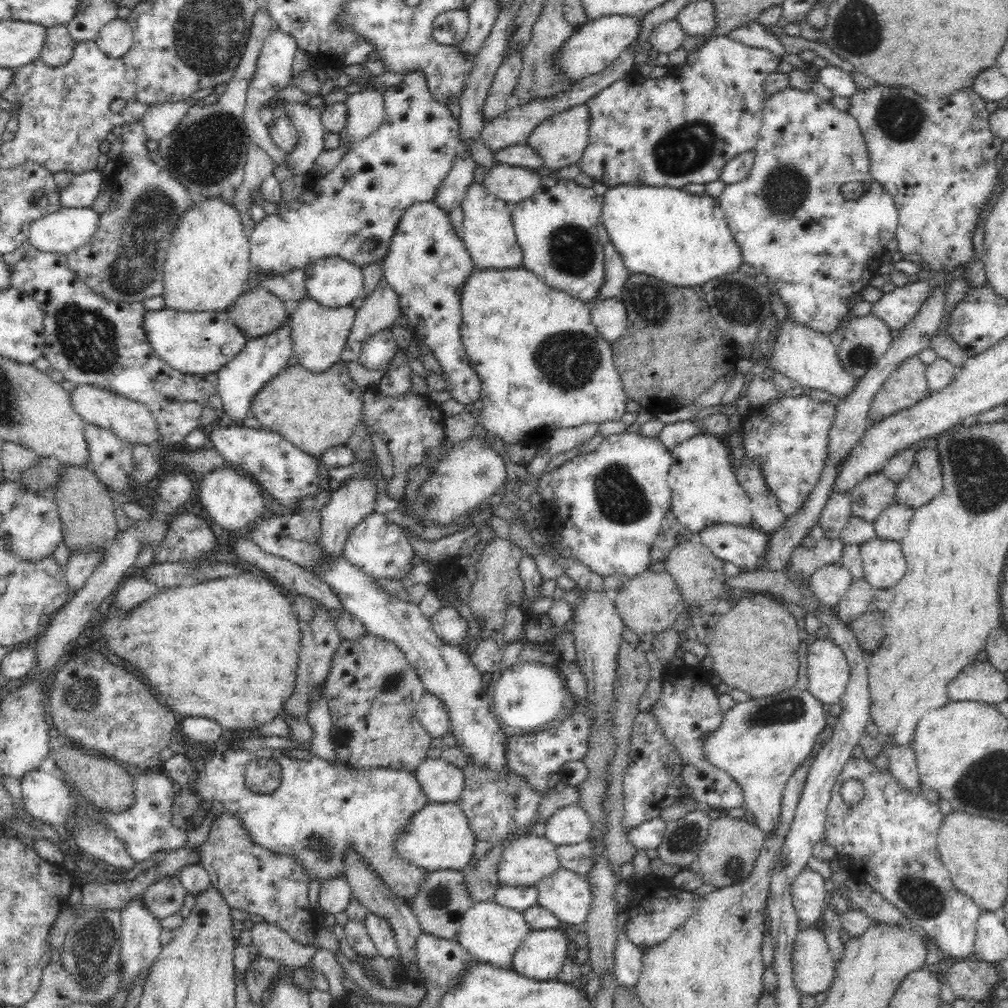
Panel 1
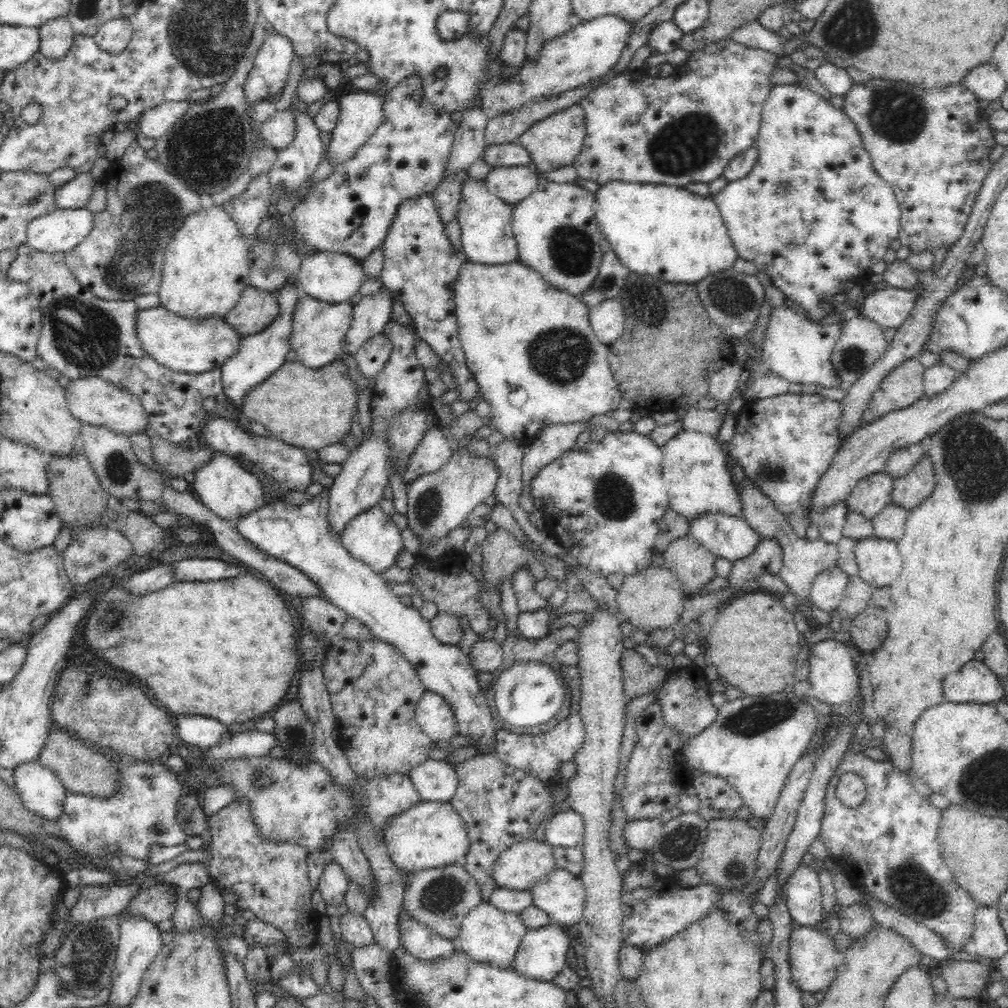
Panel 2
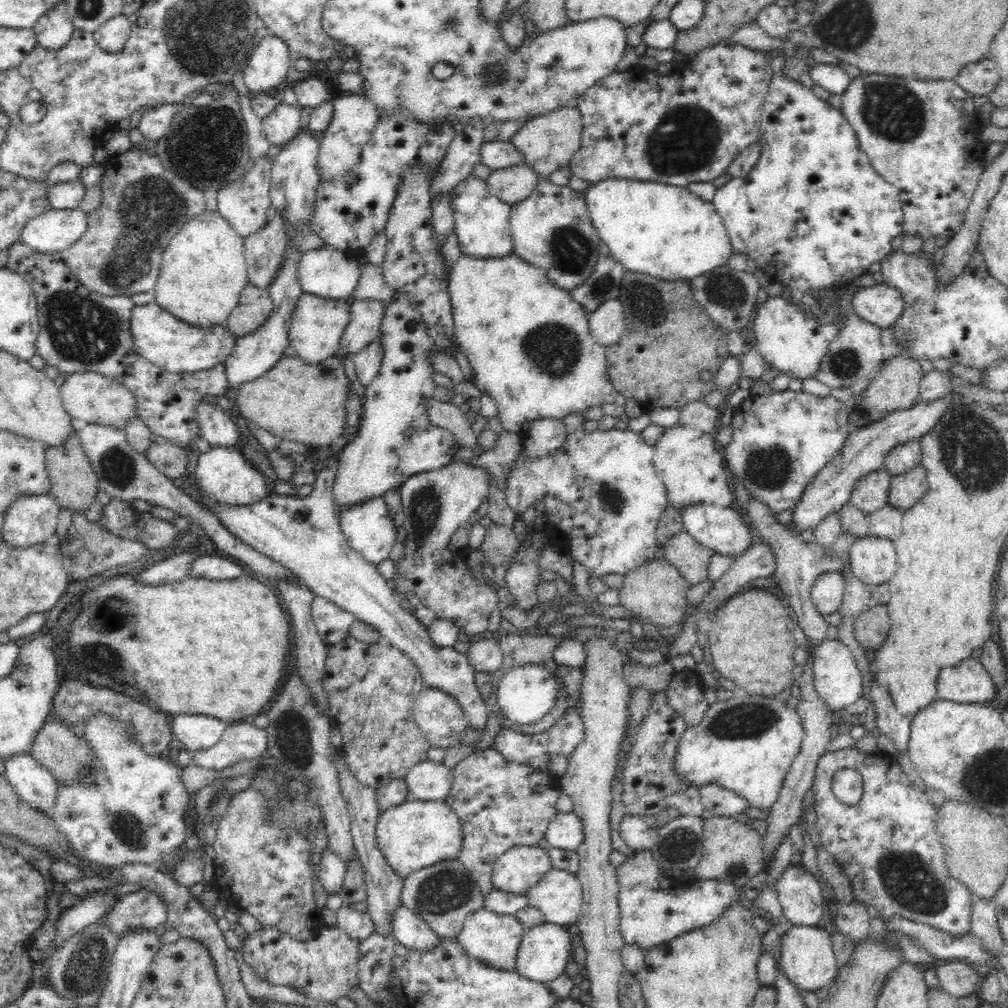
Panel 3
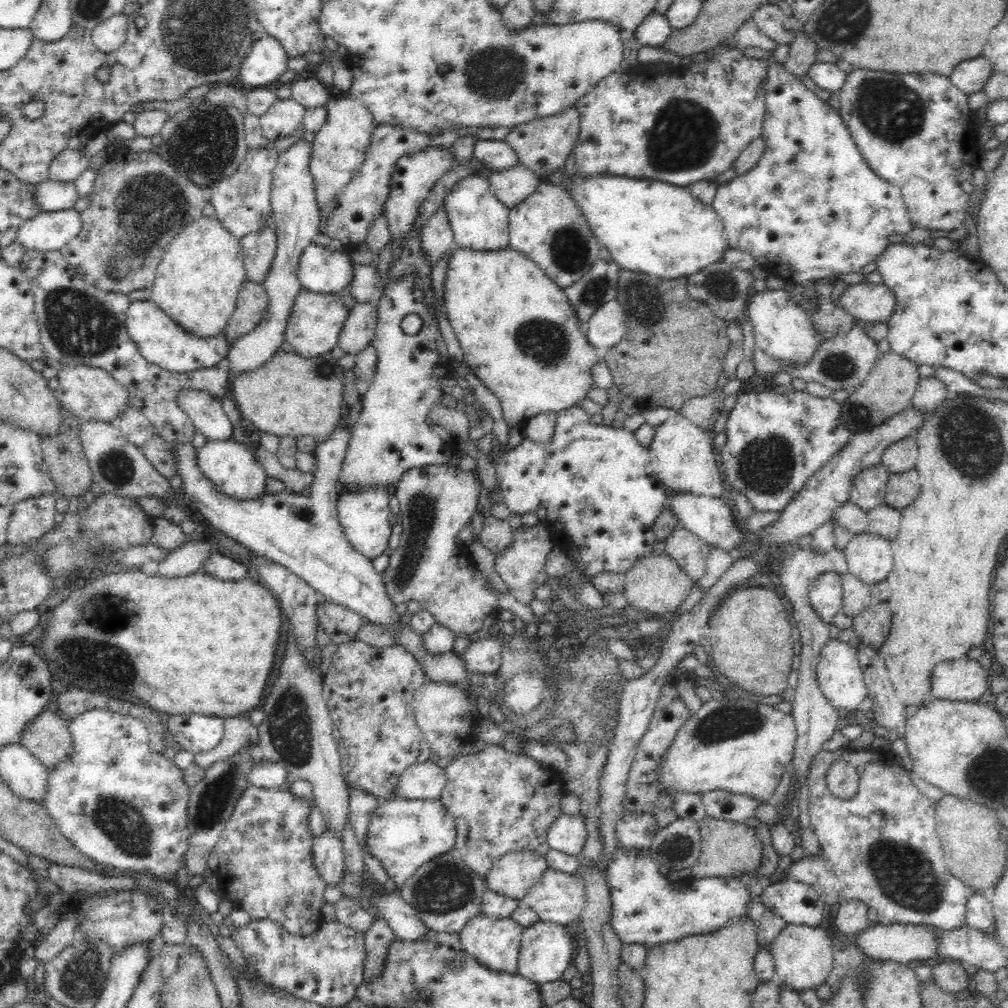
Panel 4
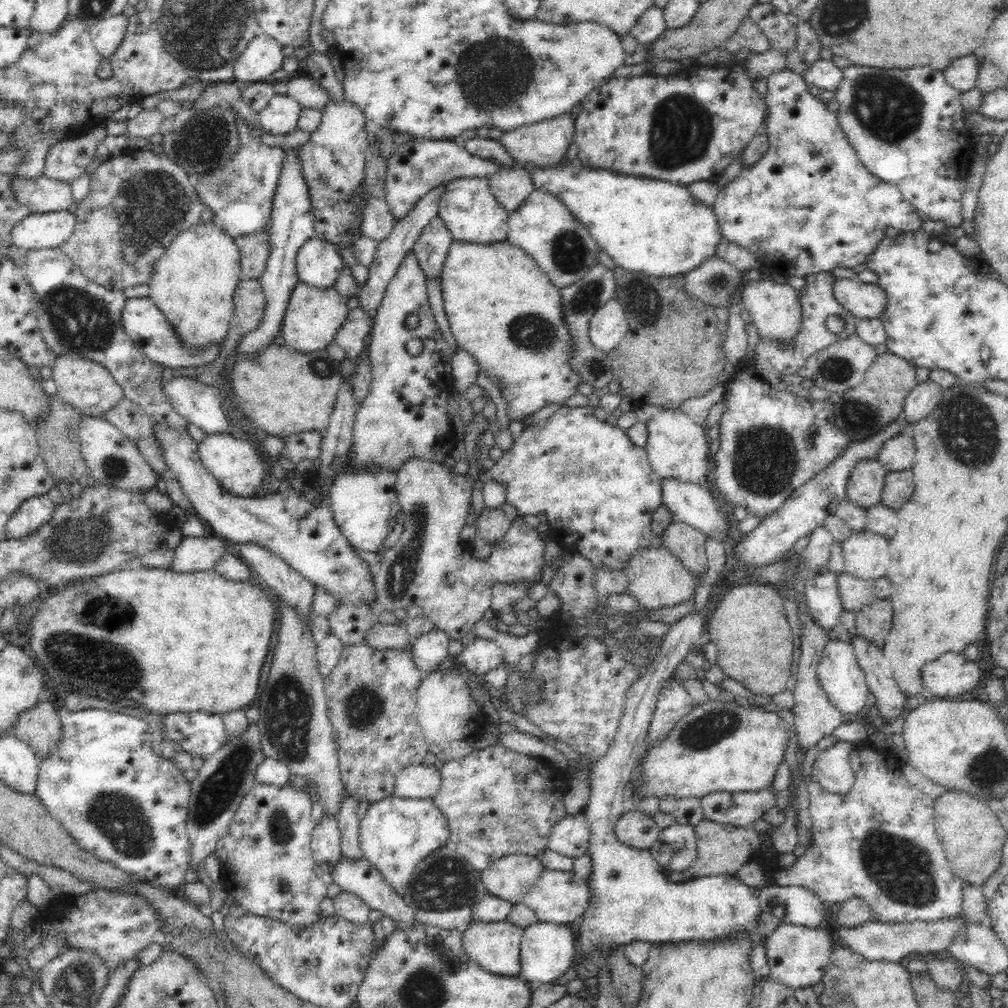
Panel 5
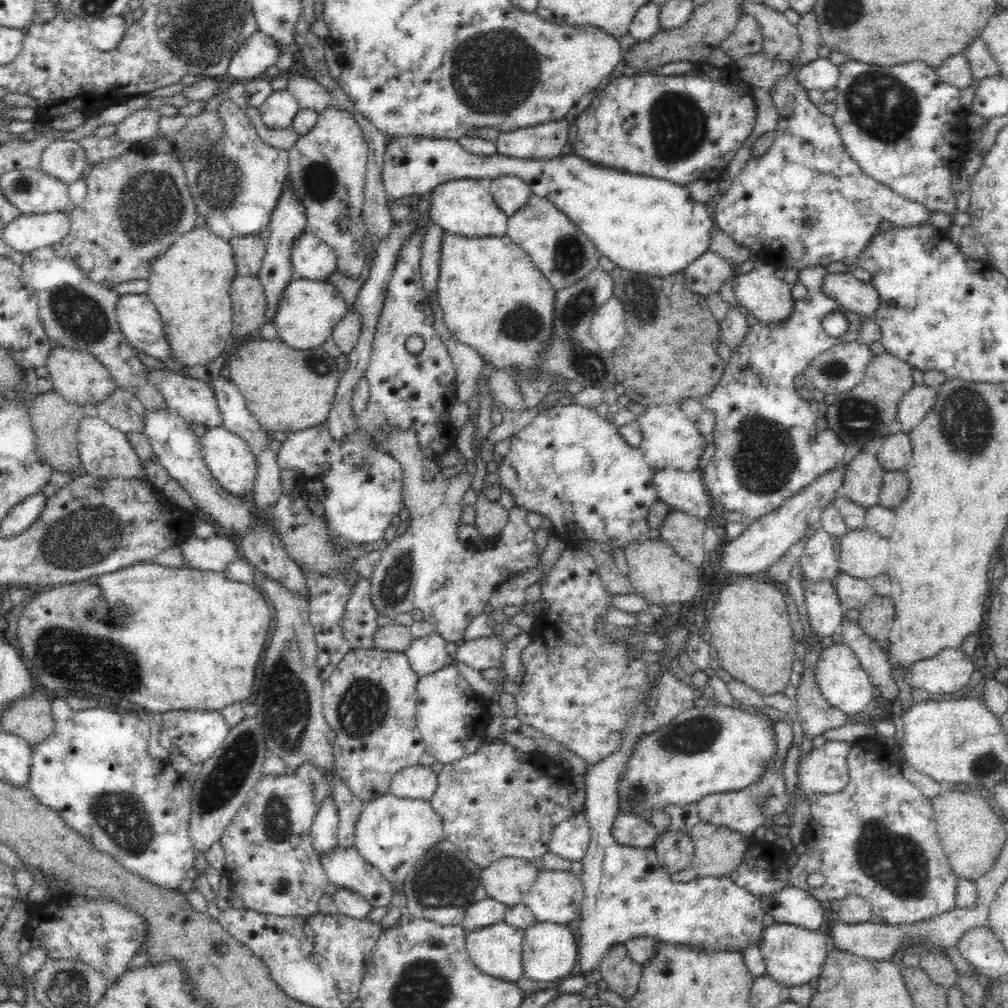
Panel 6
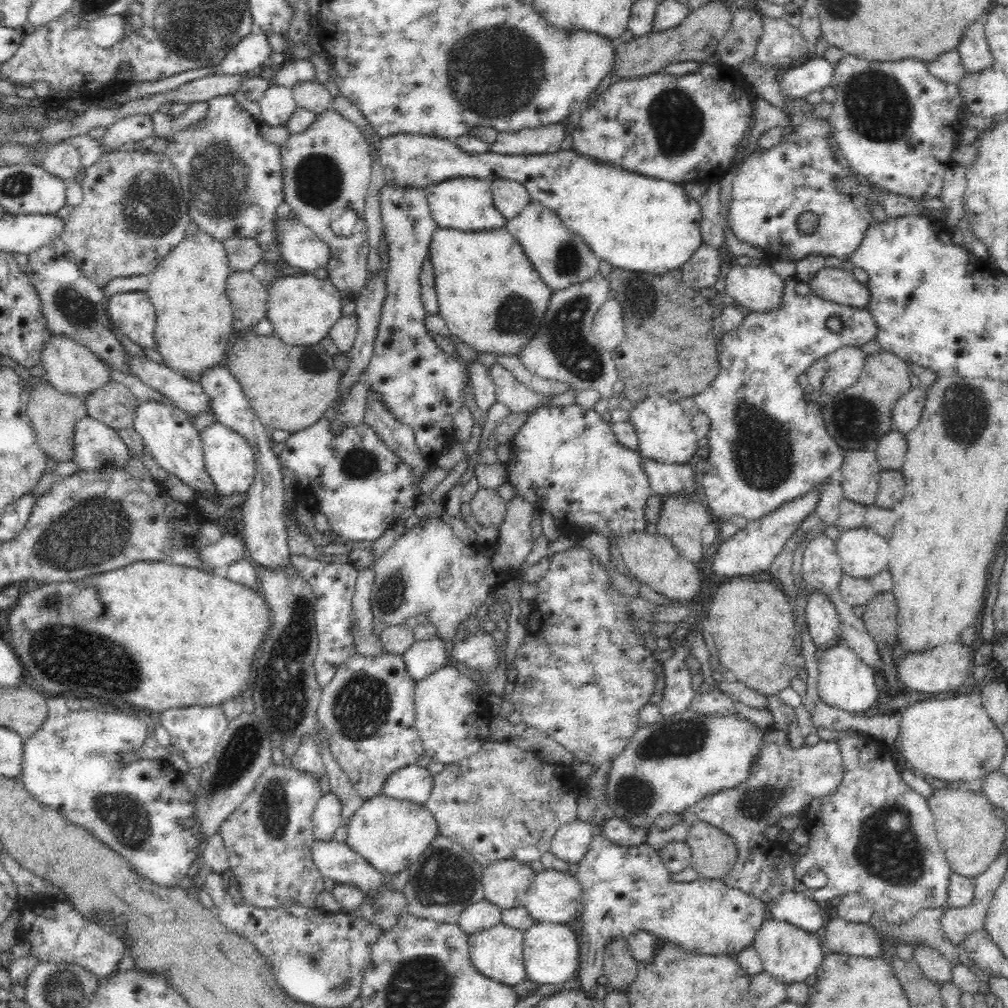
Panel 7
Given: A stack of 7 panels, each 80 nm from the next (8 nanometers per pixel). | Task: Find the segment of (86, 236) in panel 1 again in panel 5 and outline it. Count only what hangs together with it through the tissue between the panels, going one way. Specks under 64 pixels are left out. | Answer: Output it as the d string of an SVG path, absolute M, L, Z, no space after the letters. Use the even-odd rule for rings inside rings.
M67 209L49 213L30 213L10 230L10 244L26 250L60 246L70 238L74 222L74 213Z

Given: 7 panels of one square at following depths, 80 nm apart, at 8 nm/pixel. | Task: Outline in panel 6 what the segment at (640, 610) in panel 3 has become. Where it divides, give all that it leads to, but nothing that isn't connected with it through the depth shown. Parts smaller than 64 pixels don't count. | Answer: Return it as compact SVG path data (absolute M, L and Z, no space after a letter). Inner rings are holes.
M661 538L648 539L648 541L633 541L622 548L629 568L627 577L633 583L635 592L643 596L649 603L654 602L662 606L692 601L700 588L698 567L684 561Z

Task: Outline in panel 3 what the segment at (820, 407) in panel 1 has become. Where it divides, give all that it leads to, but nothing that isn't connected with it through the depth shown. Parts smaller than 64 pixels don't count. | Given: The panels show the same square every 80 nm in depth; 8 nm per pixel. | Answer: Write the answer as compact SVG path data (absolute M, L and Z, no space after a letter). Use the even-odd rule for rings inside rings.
M802 389L782 392L767 392L763 395L750 395L735 407L730 426L731 442L720 448L725 466L730 473L732 483L737 480L752 498L778 513L792 510L803 496L806 486L816 474L844 445L848 435L848 402L838 401L831 394L821 398L806 393Z

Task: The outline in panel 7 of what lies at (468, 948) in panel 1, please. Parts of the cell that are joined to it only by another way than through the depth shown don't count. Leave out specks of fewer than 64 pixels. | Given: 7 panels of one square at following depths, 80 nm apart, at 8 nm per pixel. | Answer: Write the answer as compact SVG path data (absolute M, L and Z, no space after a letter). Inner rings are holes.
M501 922L469 936L469 958L472 965L485 978L514 987L527 980L523 960L523 931L510 928Z

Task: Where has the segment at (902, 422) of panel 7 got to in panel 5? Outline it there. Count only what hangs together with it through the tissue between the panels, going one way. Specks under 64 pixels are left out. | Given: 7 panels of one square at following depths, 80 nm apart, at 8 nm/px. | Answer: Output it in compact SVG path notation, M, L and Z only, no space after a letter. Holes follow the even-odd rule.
M927 380L917 383L906 393L902 413L908 430L915 422L926 418L934 408L938 407L943 390L940 385Z

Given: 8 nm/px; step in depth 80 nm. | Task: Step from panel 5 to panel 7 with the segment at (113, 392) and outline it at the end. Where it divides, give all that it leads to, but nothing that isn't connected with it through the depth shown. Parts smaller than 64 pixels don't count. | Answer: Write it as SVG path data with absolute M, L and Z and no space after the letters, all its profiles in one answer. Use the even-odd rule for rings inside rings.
M50 334L50 338L46 340L46 344L42 348L40 364L45 370L43 379L54 386L58 392L73 394L83 399L88 392L102 388L108 382L110 376L108 367L101 357L96 356L85 346L78 344L76 340L62 334L58 334L58 336Z

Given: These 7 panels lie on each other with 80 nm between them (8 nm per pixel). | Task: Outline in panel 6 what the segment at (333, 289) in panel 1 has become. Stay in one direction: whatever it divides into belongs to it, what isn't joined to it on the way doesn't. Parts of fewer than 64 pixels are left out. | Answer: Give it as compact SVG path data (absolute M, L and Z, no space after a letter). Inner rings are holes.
M308 230L292 242L290 261L296 278L326 281L336 270L336 253Z

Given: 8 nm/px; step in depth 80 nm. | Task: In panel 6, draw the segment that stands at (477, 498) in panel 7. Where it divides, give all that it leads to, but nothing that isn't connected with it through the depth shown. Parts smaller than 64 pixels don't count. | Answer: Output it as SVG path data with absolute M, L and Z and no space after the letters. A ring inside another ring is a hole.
M484 491L480 492L473 504L476 509L475 526L482 538L500 534L509 522L509 511L498 500L489 500L484 493Z

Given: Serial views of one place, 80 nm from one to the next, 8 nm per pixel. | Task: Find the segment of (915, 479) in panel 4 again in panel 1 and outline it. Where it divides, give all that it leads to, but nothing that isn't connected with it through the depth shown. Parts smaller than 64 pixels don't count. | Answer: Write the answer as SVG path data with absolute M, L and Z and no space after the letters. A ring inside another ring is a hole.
M935 448L919 449L906 477L896 483L895 501L913 510L942 491L943 479Z

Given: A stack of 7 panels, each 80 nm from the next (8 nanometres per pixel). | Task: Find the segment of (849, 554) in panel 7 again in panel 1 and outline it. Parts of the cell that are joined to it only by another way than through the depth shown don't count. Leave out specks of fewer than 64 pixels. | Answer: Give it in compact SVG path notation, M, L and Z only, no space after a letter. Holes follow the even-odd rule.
M874 537L859 546L863 578L874 590L892 589L906 572L906 560L898 541Z

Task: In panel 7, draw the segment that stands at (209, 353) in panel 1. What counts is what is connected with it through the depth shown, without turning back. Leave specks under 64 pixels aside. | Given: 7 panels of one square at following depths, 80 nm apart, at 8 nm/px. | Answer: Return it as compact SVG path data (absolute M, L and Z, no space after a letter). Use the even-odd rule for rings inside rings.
M147 291L116 293L107 300L111 322L140 347L154 345L155 310Z

